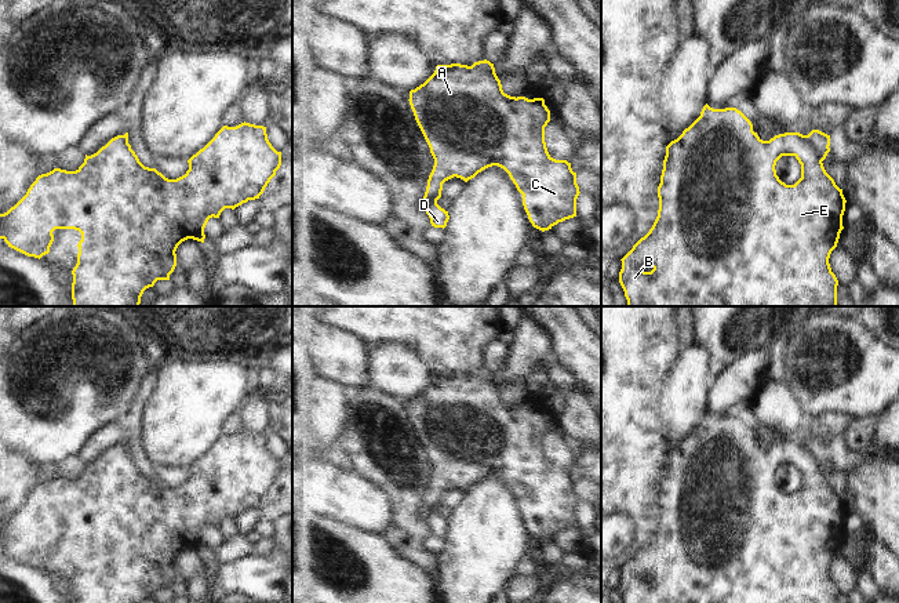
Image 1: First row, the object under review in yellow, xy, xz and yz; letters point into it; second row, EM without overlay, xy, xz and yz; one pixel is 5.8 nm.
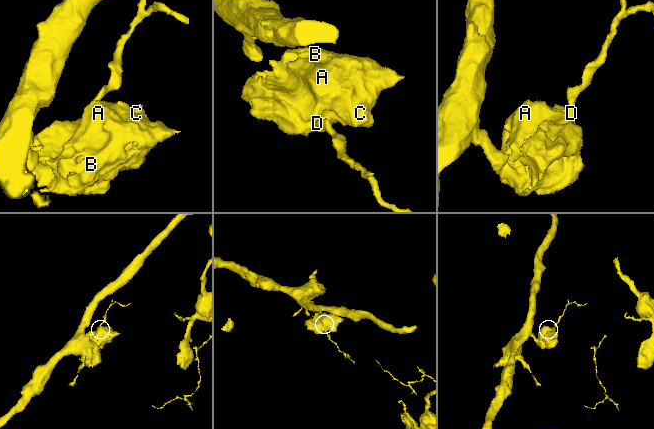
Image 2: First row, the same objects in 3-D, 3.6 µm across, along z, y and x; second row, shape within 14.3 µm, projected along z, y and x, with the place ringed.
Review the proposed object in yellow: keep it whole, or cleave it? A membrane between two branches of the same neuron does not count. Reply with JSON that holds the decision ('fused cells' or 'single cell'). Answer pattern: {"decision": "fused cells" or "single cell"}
{"decision": "fused cells"}

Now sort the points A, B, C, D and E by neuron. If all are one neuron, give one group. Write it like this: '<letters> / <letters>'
A B C E / D

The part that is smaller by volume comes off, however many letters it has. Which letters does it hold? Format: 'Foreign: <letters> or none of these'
Foreign: D

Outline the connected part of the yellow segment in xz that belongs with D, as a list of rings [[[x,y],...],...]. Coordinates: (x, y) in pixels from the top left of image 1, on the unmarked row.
[[[437,512],[432,513],[426,517],[426,523],[430,527],[430,533],[434,537],[445,537],[450,528],[448,520],[441,517]]]

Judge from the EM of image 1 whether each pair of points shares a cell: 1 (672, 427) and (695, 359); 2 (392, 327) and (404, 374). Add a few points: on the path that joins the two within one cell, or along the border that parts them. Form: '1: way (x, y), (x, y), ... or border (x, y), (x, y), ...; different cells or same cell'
1: way (681, 410), (688, 376); same cell
2: border (372, 347), (406, 344), (423, 360); different cells

